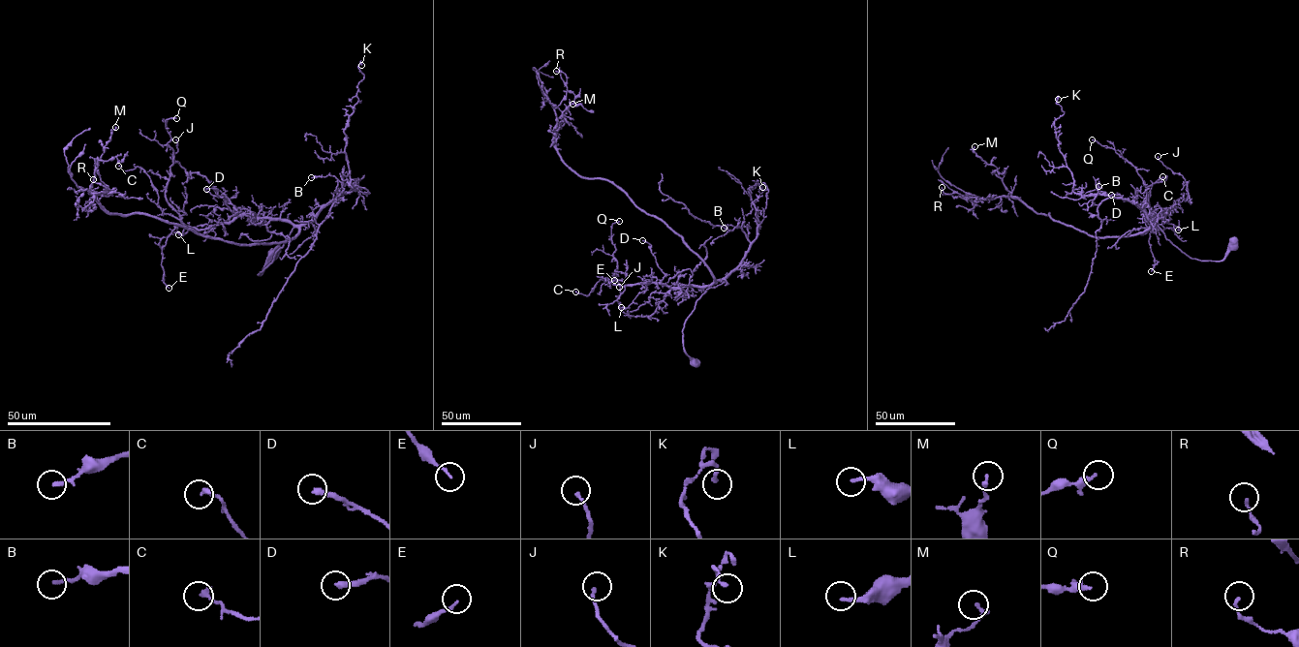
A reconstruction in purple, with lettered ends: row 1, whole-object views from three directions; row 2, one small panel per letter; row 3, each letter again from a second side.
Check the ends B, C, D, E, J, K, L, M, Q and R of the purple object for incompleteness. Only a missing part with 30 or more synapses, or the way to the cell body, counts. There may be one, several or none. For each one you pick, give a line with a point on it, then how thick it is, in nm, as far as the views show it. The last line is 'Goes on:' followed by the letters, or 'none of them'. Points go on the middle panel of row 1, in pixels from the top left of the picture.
Goes on: none of them

